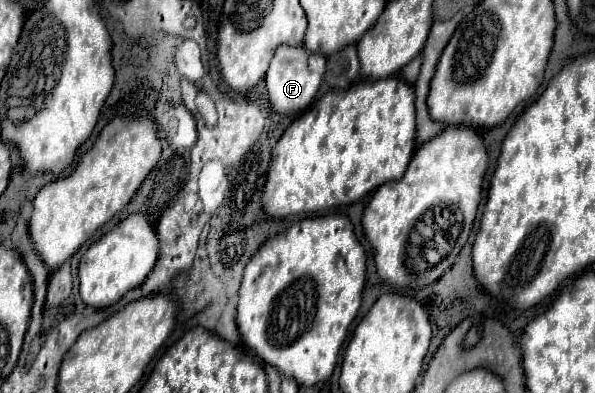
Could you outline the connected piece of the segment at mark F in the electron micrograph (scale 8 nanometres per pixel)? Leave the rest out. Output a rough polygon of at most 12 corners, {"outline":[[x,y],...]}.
{"outline":[[278,48],[266,72],[272,108],[298,114],[320,88],[324,54]]}

